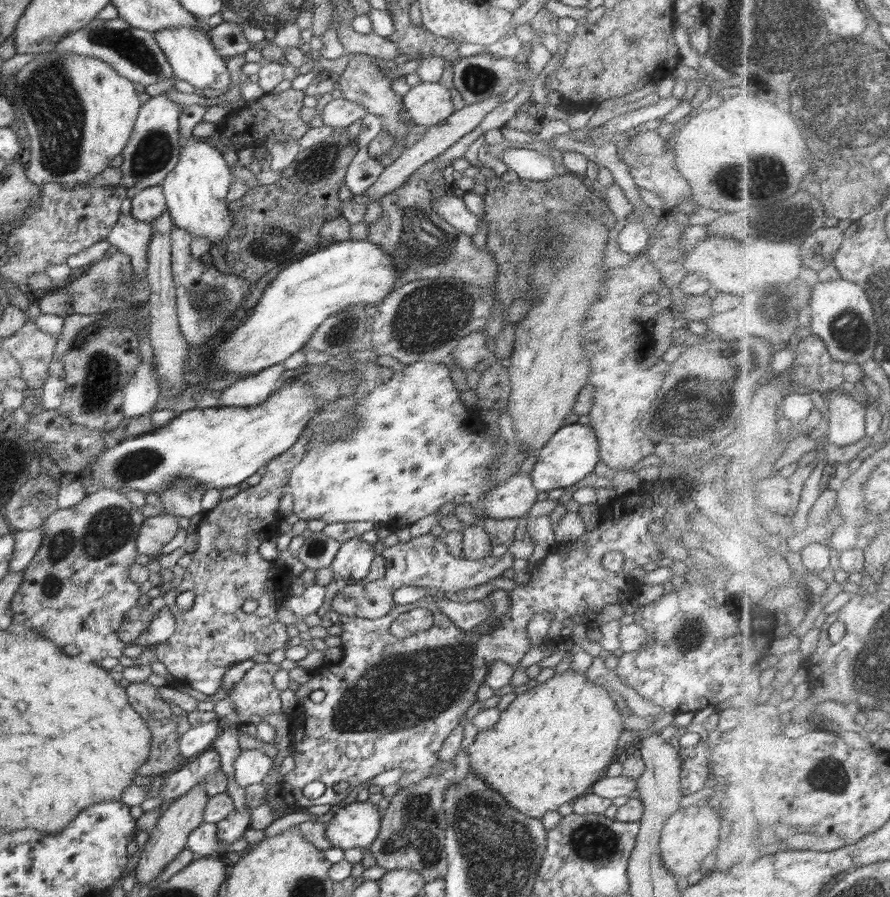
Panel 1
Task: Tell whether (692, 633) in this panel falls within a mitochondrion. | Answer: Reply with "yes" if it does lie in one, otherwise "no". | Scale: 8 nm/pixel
yes

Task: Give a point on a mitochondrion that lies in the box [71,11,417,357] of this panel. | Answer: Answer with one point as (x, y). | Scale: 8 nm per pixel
(132, 48)

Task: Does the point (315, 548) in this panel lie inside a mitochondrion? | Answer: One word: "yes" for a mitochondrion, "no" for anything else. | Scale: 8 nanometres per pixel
yes

